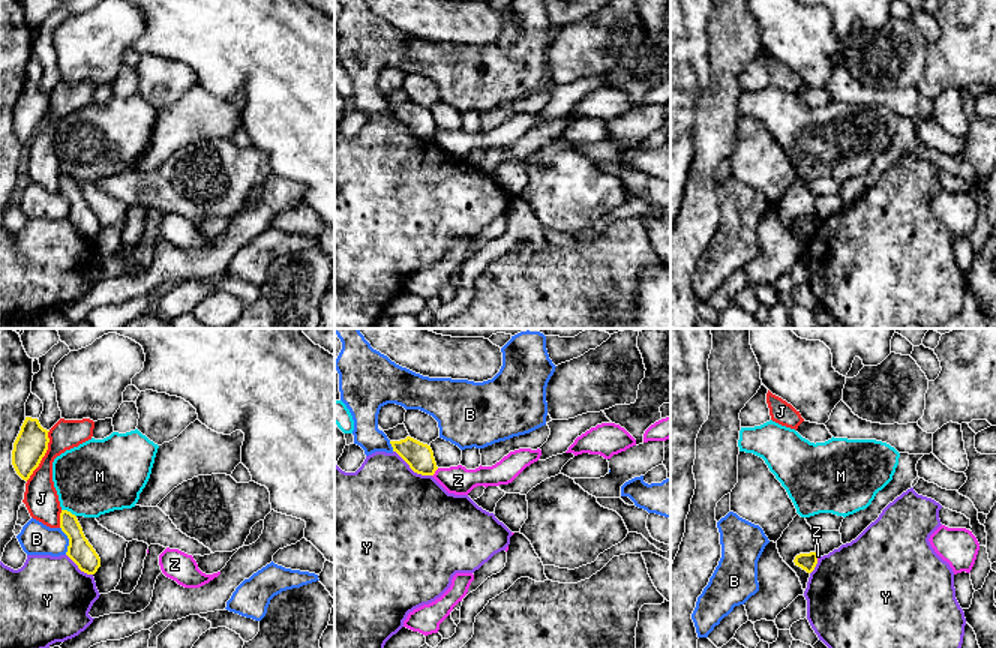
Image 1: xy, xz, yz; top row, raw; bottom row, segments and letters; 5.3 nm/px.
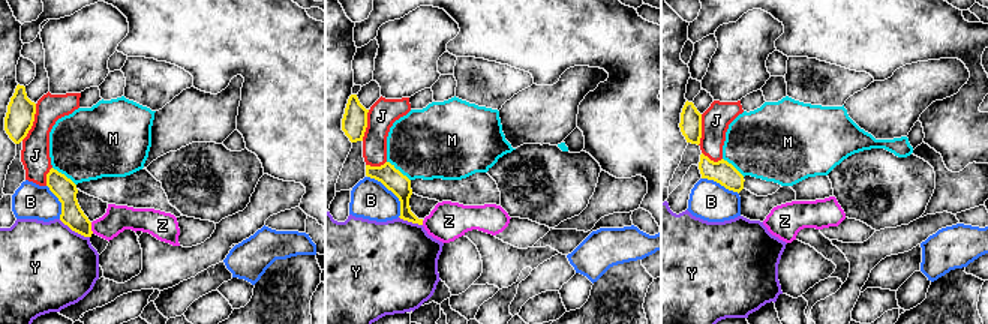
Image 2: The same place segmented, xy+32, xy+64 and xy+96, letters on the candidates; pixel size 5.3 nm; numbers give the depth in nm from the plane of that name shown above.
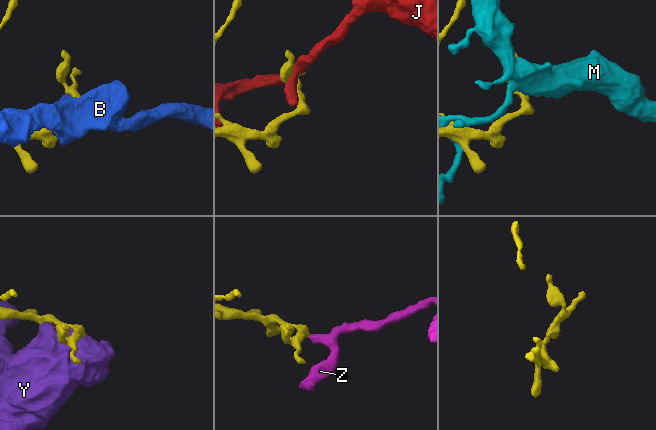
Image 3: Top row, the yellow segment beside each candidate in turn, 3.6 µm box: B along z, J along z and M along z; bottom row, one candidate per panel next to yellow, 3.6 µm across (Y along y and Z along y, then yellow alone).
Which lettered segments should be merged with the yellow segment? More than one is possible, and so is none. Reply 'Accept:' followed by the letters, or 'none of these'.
Accept: none of these

